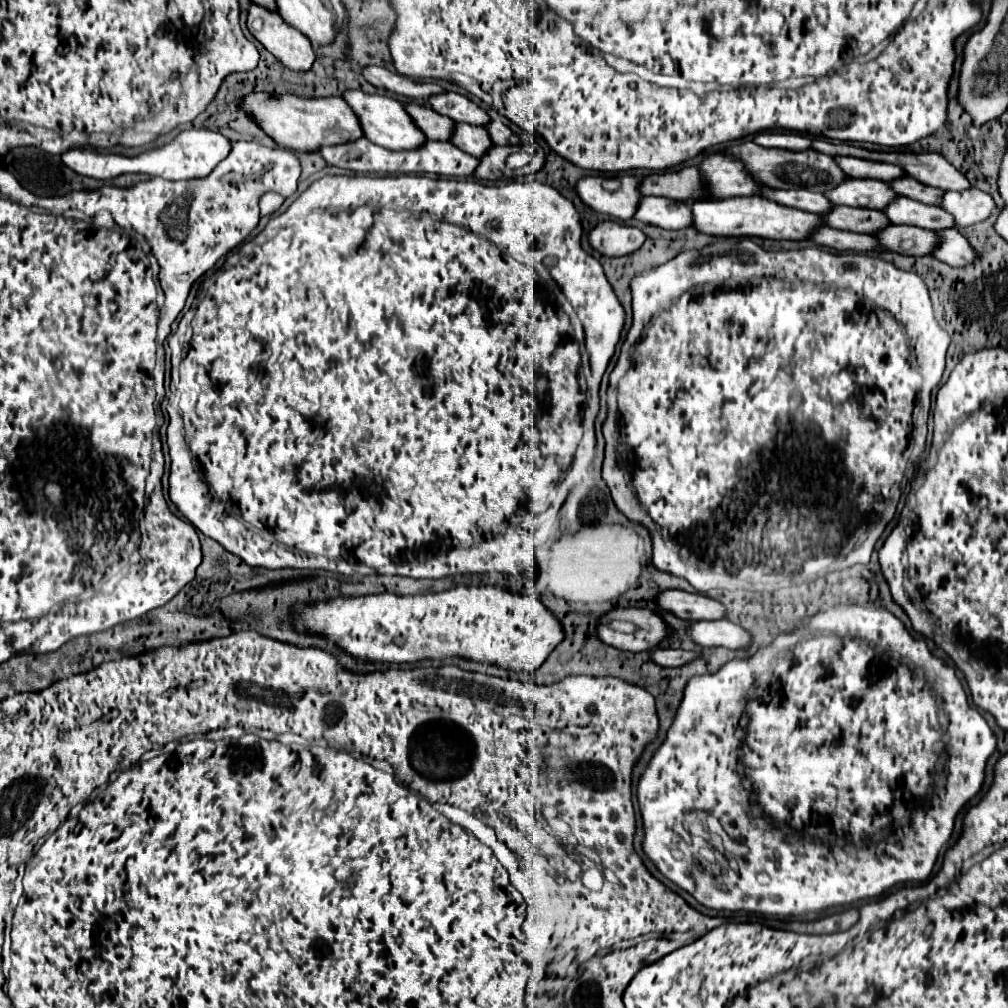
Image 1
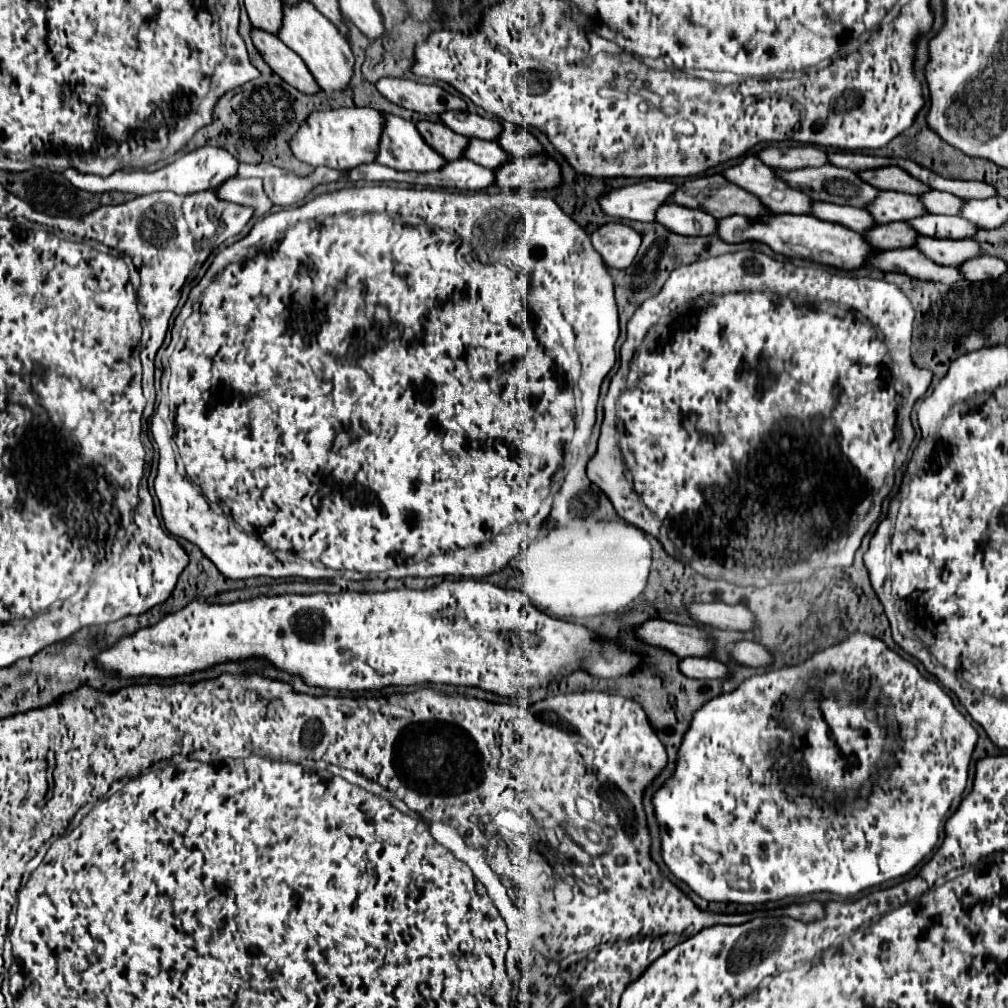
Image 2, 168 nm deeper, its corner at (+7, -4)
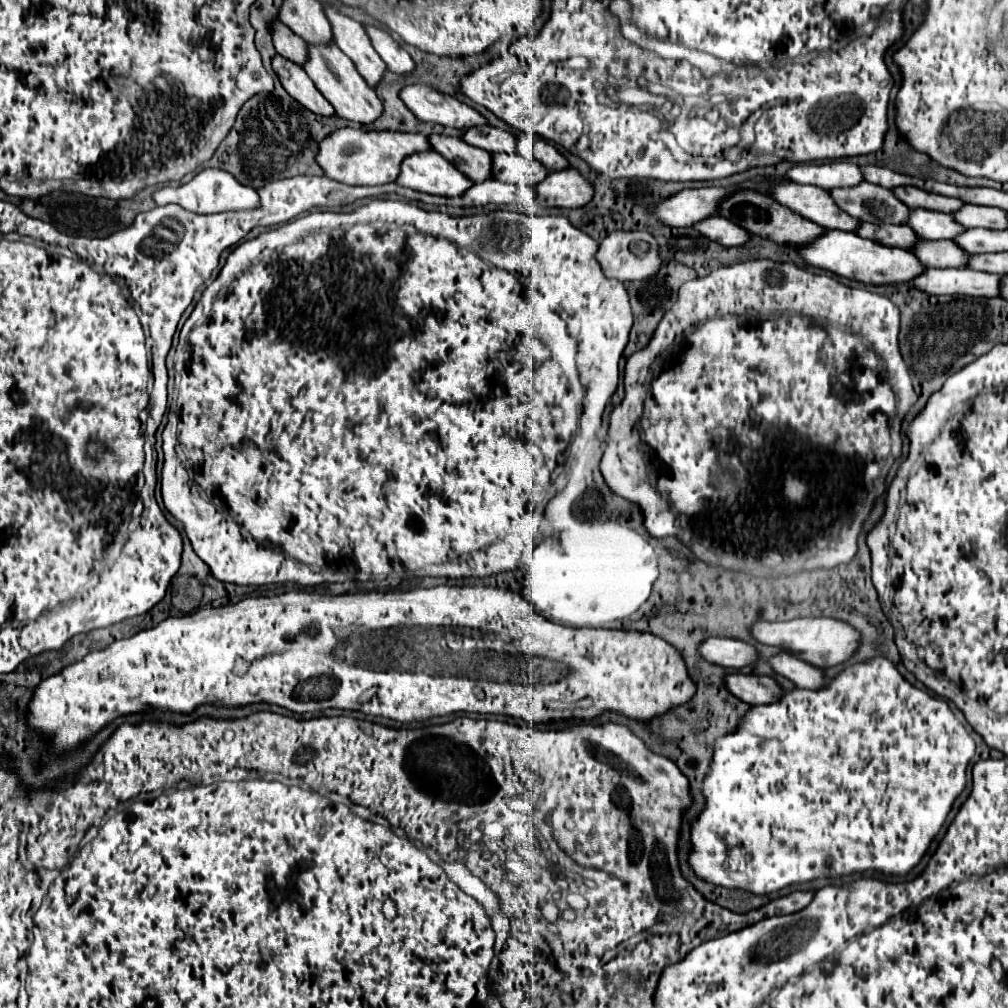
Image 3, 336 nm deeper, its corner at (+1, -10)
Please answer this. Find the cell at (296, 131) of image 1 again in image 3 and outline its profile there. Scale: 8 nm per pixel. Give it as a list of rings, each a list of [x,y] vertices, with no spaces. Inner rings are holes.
[[[341,127],[327,135],[319,143],[315,161],[321,165],[327,177],[347,183],[347,185],[383,185],[395,181],[399,175],[399,163],[415,153],[431,149],[427,137],[419,133],[401,133],[401,131],[365,131],[353,127]]]

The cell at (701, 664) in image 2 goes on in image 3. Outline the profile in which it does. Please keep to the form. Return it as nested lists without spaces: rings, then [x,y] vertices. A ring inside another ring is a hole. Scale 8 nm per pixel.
[[[729,673],[729,675],[723,675],[723,685],[737,699],[743,699],[749,705],[771,703],[771,699],[775,699],[775,695],[779,695],[779,691],[781,691],[781,687],[775,683],[775,679],[763,677],[763,675]]]

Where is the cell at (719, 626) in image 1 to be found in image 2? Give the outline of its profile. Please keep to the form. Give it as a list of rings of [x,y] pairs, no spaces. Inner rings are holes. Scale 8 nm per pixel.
[[[755,641],[735,643],[731,655],[737,663],[747,665],[747,667],[765,667],[765,665],[771,665],[775,659],[775,657],[769,657],[769,653],[765,653],[765,647]]]

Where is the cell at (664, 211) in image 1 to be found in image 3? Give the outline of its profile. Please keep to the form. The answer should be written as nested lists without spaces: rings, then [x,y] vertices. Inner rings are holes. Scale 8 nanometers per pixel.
[[[705,217],[701,221],[697,221],[693,225],[693,229],[697,229],[703,237],[719,243],[719,245],[725,245],[725,247],[737,247],[737,245],[743,245],[749,241],[749,233],[735,227],[735,223],[731,223],[729,219],[723,219],[723,217]]]

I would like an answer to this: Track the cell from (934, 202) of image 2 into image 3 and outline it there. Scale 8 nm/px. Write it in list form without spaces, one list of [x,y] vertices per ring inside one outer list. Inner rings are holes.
[[[963,205],[959,211],[951,213],[957,223],[963,227],[985,227],[985,229],[1007,229],[1005,211],[997,207],[981,205]]]

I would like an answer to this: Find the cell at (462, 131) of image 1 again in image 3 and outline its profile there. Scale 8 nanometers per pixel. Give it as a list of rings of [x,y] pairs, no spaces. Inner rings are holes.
[[[495,153],[491,175],[505,183],[535,185],[539,183],[539,179],[543,179],[543,175],[547,175],[547,169],[541,163],[535,163],[535,159],[529,161],[517,153]]]

